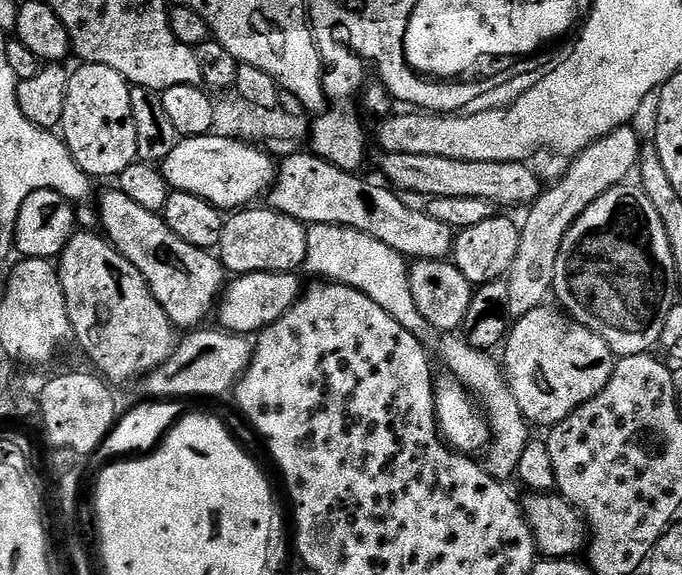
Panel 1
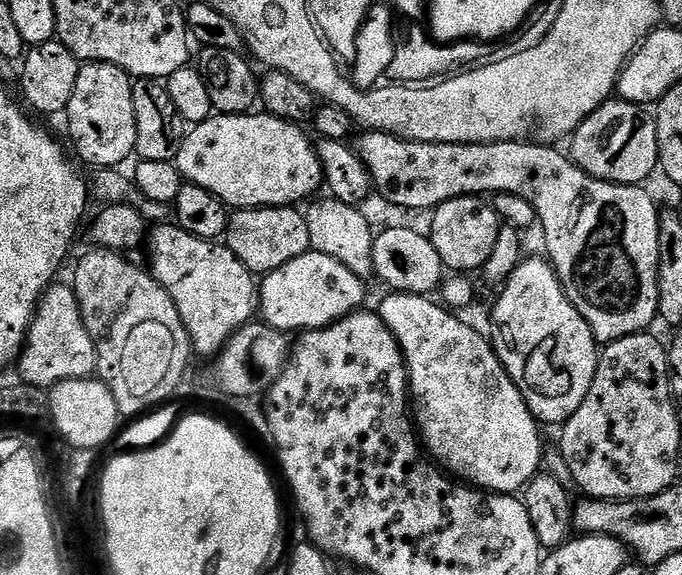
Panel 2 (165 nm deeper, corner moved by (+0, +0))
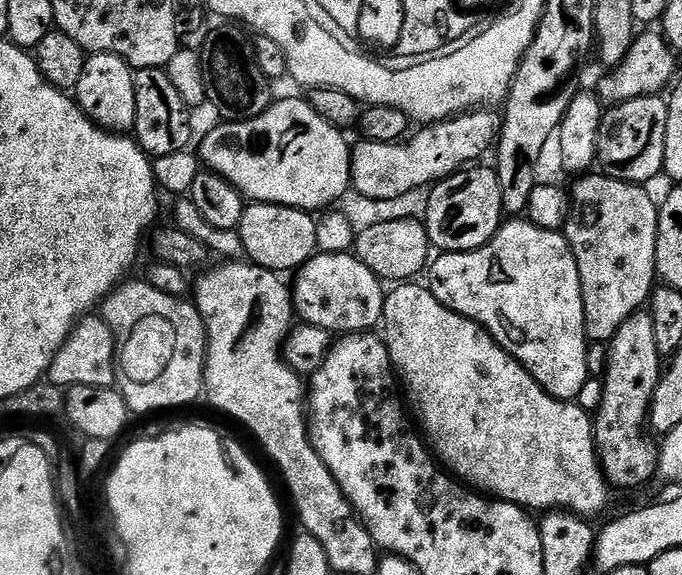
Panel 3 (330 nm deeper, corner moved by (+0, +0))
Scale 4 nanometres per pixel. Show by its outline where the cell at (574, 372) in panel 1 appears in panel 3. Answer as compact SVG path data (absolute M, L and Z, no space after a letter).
M508 218L478 250L440 252L427 265L426 287L450 310L474 321L496 339L554 398L575 401L578 390L590 379L588 372L588 333L584 331L584 303L578 262L563 231L551 232L527 218Z

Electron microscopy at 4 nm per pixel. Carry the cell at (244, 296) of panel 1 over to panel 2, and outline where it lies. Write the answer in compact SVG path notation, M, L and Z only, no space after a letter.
M309 250L294 258L294 262L286 262L286 266L267 273L259 281L258 312L263 323L285 334L328 328L334 322L349 316L351 312L361 311L365 307L364 284L365 277L342 266L338 258L330 258L330 254Z

